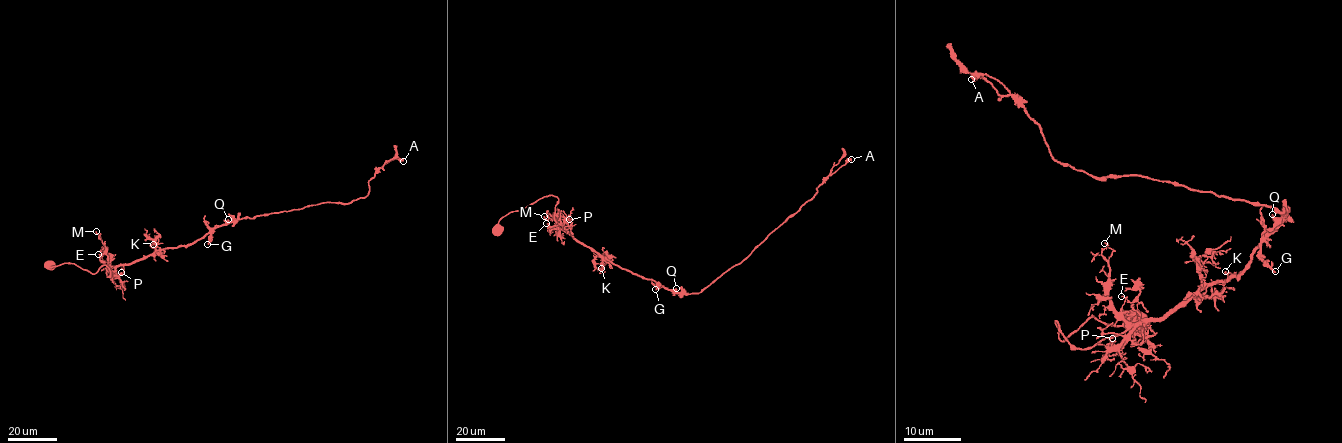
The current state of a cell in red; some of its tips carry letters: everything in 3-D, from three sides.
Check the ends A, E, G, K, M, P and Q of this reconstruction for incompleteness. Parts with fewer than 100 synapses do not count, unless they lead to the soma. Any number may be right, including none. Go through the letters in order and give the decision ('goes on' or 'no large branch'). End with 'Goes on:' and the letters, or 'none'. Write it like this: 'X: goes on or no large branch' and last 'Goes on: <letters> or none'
A: no large branch
E: no large branch
G: no large branch
K: no large branch
M: no large branch
P: no large branch
Q: no large branch
Goes on: none

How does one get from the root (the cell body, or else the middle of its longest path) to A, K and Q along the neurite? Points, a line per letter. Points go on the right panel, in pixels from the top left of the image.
A: (1135, 319), (1056, 325), (1089, 349), (1158, 320), (1285, 214), (1062, 165), (971, 79)
K: (1135, 319), (1107, 325), (1092, 316), (1063, 341), (1056, 325), (1089, 349), (1193, 297), (1216, 296), (1225, 271)
Q: (1135, 319), (1092, 316), (1063, 341), (1056, 325), (1089, 349), (1158, 320), (1235, 277), (1275, 230), (1272, 214)

